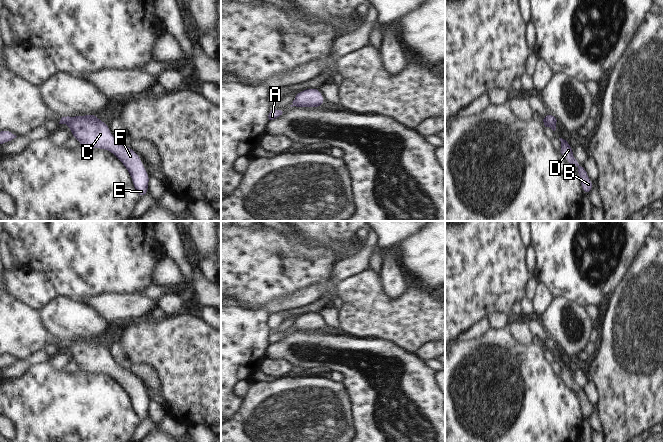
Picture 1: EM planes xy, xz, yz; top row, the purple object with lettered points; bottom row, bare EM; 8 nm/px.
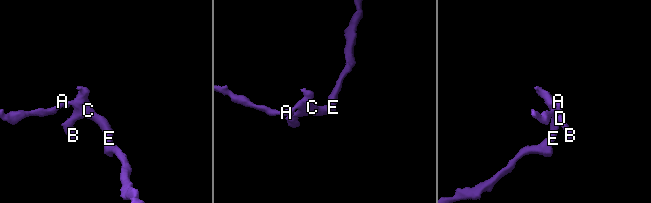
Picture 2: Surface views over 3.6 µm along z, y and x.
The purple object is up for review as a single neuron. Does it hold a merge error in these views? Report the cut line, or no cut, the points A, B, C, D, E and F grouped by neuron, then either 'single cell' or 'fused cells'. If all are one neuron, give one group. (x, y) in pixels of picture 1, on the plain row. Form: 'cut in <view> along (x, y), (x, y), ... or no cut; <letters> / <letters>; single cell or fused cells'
no cut; A B C D E F; single cell

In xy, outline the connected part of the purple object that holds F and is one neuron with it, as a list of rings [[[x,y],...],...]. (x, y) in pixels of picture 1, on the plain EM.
[[[87,338],[84,340],[62,341],[59,348],[68,348],[72,361],[76,362],[84,373],[105,373],[113,377],[128,394],[134,413],[138,418],[139,423],[148,418],[148,407],[150,400],[145,395],[144,389],[137,376],[130,371],[119,367],[110,356],[109,350],[102,344],[98,343],[95,338]]]

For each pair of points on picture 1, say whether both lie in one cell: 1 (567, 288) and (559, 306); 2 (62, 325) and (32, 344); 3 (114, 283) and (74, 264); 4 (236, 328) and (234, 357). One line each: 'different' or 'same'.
1: different
2: different
3: same
4: same

